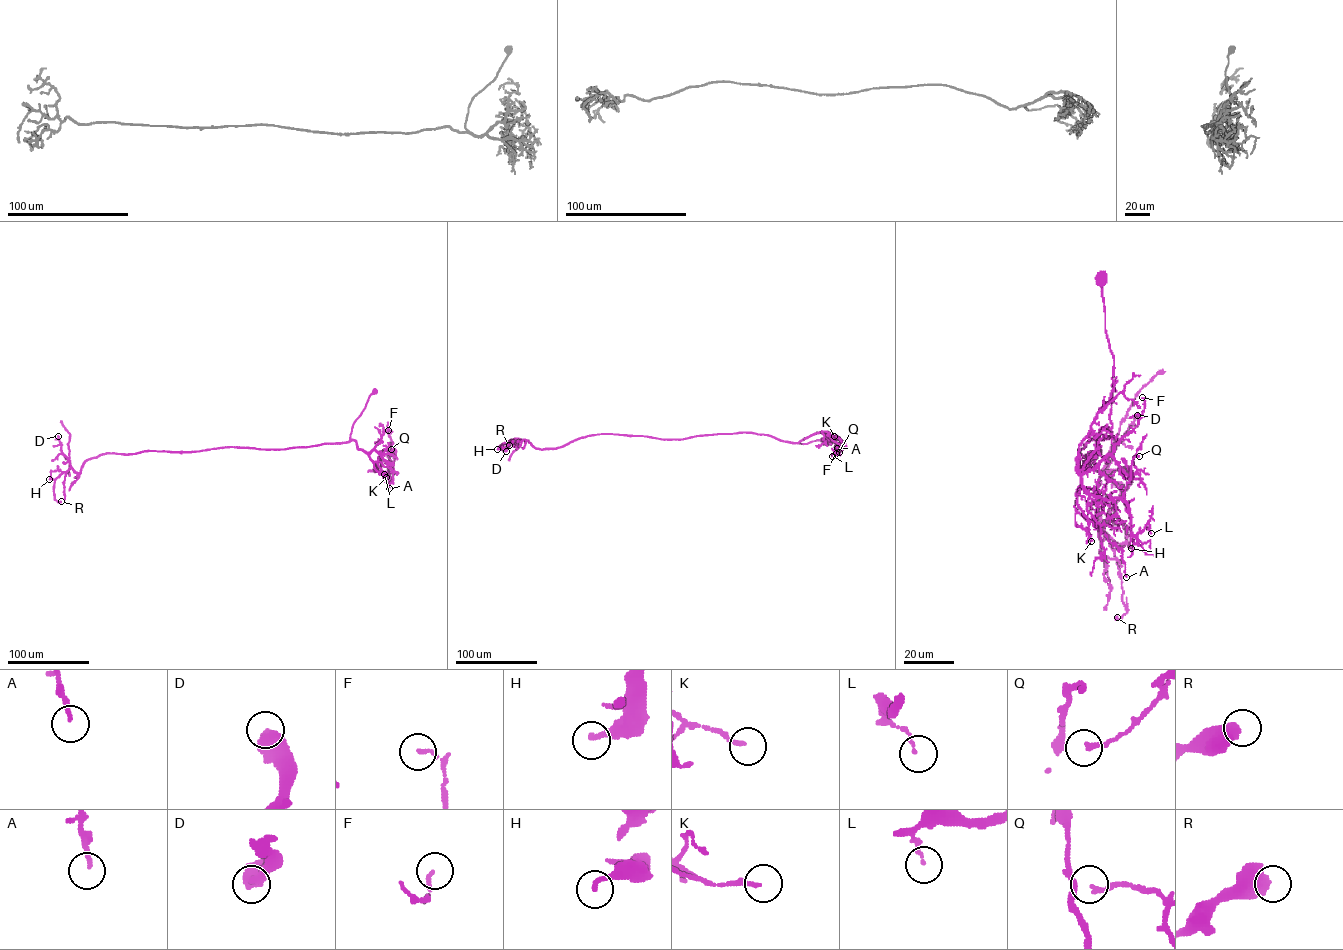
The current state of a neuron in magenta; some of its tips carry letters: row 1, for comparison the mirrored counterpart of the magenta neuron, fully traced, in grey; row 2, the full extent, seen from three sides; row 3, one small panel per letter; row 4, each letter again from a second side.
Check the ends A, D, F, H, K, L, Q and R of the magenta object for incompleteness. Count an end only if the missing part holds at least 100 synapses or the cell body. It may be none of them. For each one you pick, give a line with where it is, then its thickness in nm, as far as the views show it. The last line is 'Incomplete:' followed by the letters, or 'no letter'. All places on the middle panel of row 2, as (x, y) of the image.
Incomplete: no letter

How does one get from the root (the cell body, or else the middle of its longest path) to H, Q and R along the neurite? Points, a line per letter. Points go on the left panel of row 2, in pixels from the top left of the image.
H: (375, 391), (348, 441), (284, 449), (107, 453), (87, 459), (79, 473), (71, 468), (51, 471), (49, 479)
Q: (375, 391), (354, 423), (350, 439), (358, 448), (375, 450), (392, 463), (395, 455), (391, 449)
R: (375, 391), (348, 441), (103, 454), (87, 459), (79, 473), (70, 468), (56, 478), (54, 499), (61, 501)

